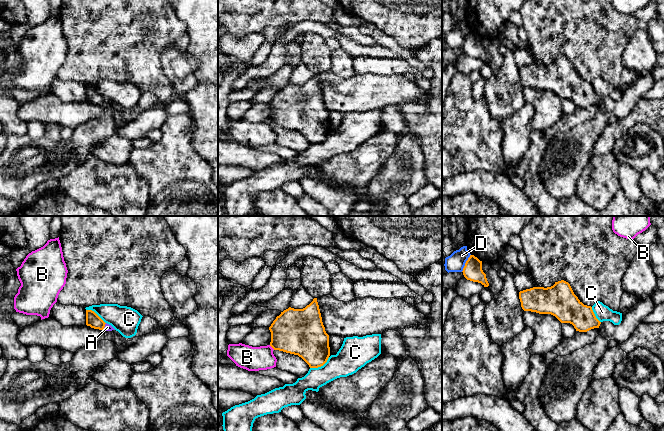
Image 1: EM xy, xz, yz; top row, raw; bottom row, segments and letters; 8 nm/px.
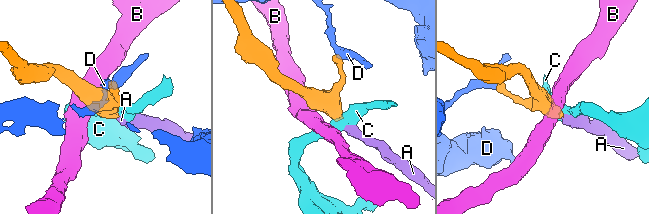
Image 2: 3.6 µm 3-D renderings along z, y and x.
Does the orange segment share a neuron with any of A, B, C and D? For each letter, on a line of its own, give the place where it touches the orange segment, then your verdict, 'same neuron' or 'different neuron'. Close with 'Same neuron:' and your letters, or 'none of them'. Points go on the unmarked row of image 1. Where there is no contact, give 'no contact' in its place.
A: xy (104, 102) | same neuron
B: xz (272, 123) | different neuron
C: xz (320, 142) | different neuron
D: yz (465, 39) | different neuron
Same neuron: A

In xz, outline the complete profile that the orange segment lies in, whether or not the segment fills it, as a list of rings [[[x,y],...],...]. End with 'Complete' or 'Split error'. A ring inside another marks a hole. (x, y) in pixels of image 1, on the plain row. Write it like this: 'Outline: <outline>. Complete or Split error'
Outline: [[[317,74],[303,85],[289,83],[269,103],[274,126],[298,131],[310,144],[323,142],[329,132],[329,111],[325,107]]]. Complete

